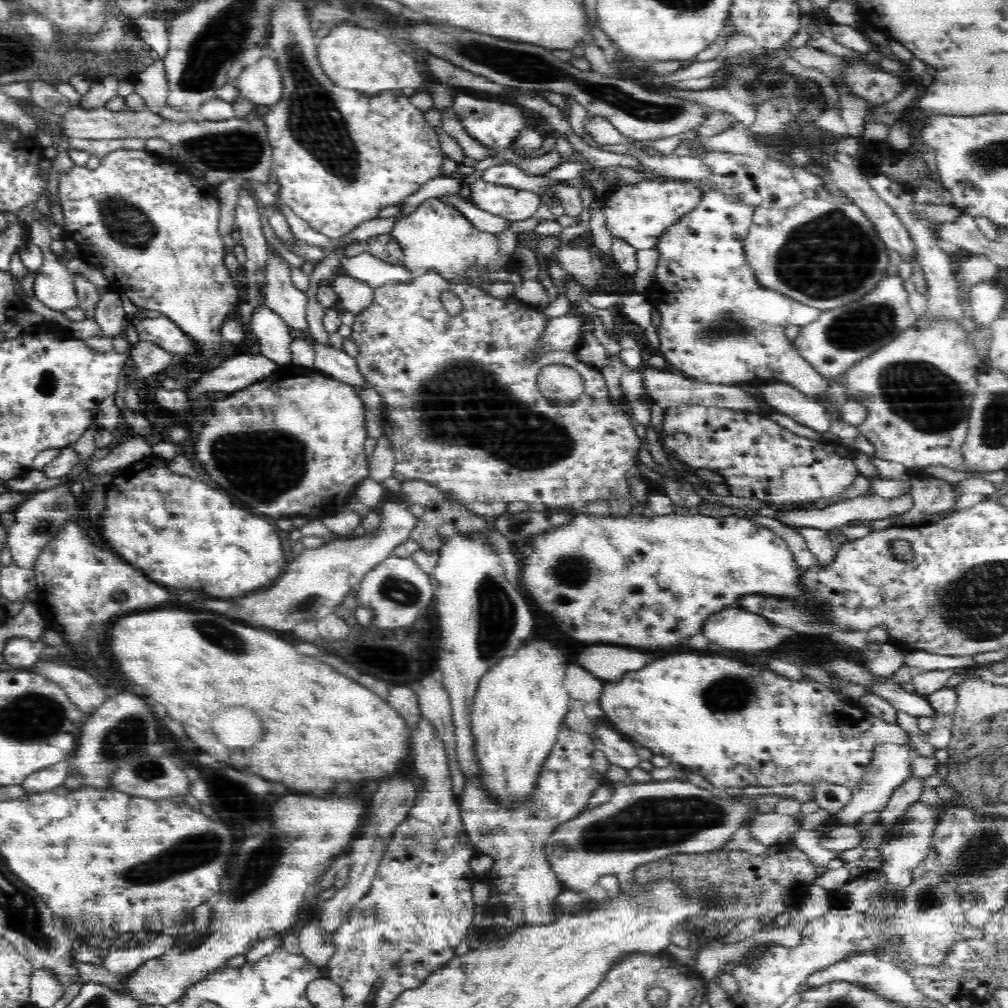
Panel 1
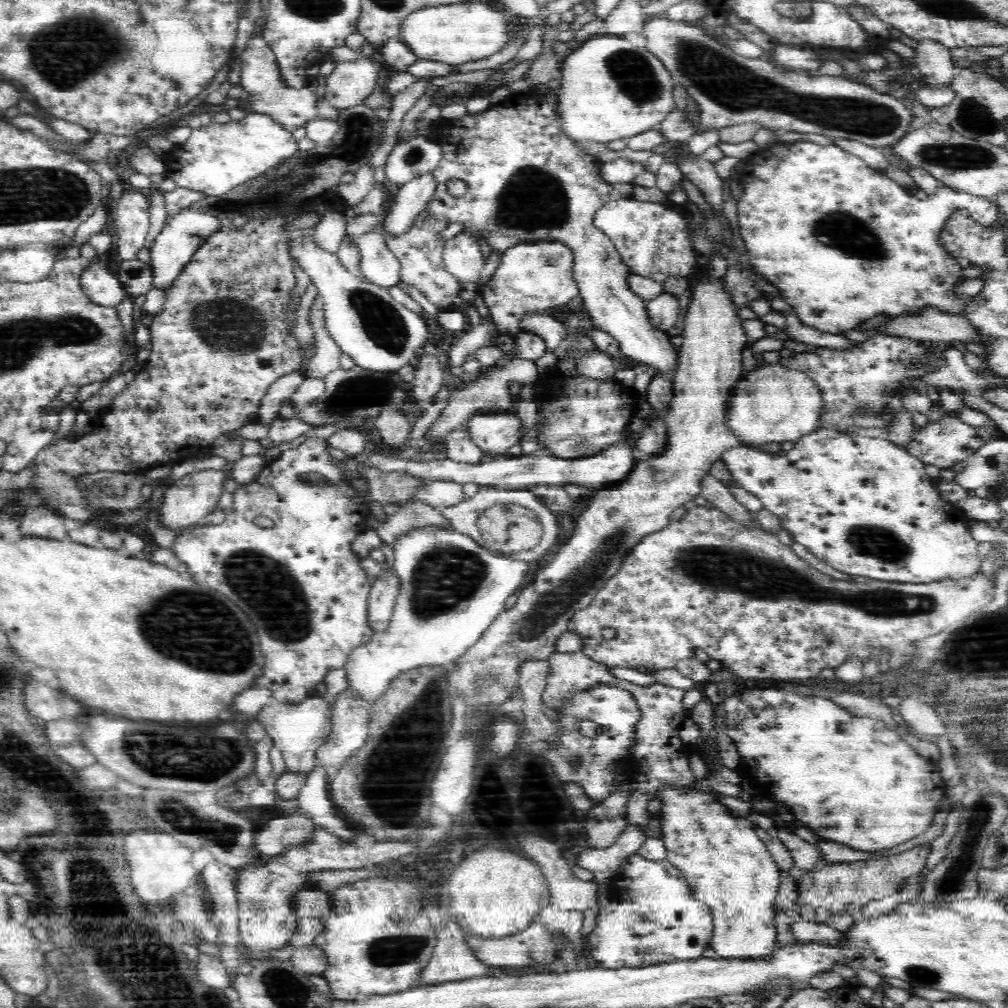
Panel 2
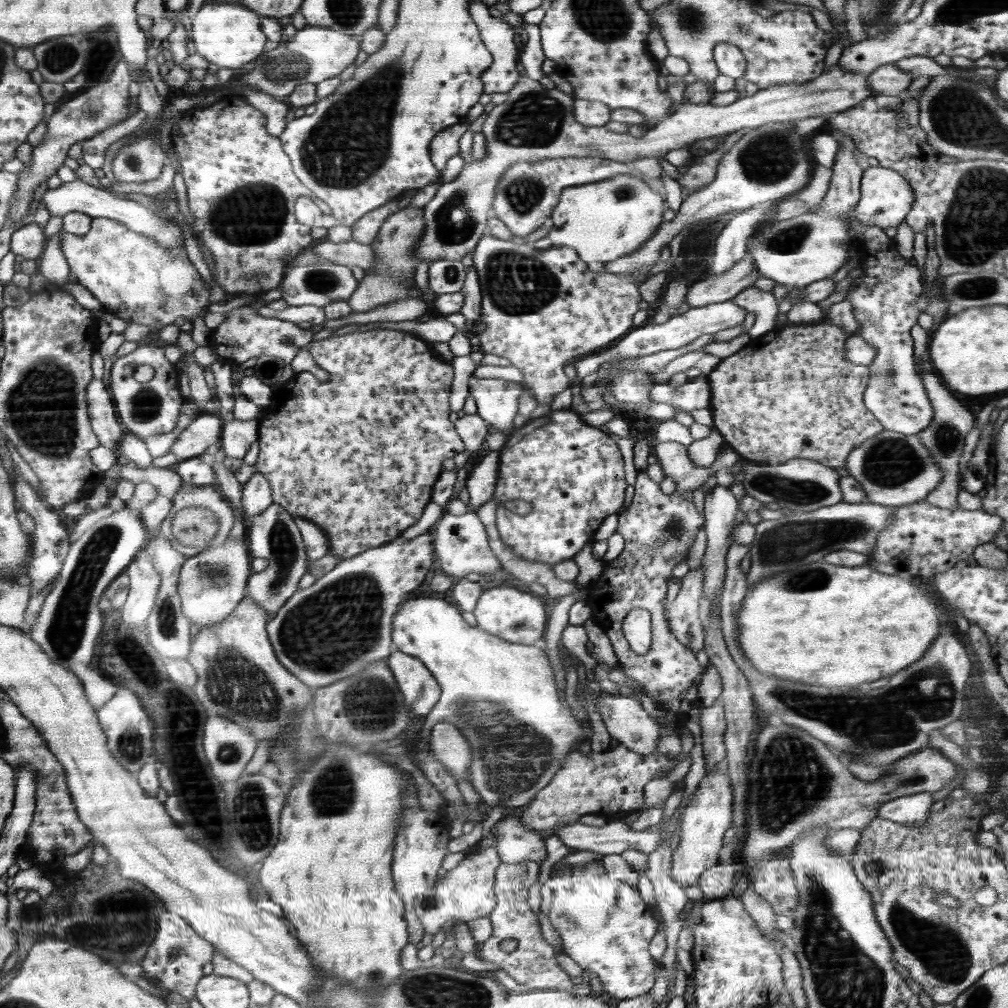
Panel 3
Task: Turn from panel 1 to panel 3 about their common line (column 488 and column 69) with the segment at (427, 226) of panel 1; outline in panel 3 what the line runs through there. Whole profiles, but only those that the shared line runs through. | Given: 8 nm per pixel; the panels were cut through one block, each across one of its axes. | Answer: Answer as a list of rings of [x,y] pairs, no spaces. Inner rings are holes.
[[[95,218],[92,230],[85,235],[65,230],[60,233],[63,234],[66,256],[79,282],[103,302],[108,312],[126,319],[129,323],[137,322],[162,330],[174,324],[182,316],[191,322],[198,320],[198,316],[204,310],[207,310],[206,314],[208,313],[208,307],[213,303],[210,301],[212,286],[202,278],[198,268],[188,258],[188,252],[184,247],[166,248],[147,234],[136,232],[126,224],[110,218]]]

